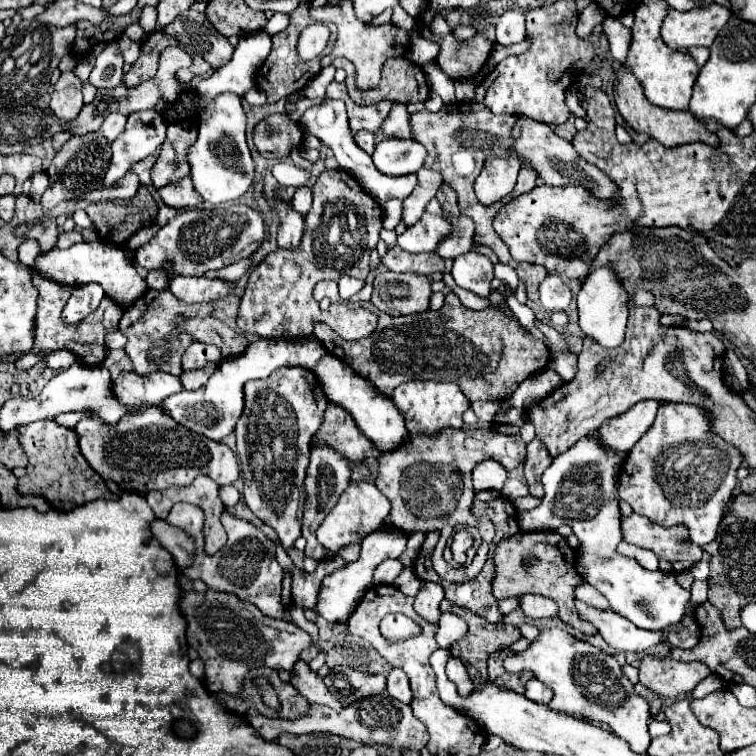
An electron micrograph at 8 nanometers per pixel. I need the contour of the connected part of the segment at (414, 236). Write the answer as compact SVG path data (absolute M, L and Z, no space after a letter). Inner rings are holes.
M424 212L416 224L408 226L406 232L398 236L396 244L406 252L434 252L448 232L450 224L444 218Z

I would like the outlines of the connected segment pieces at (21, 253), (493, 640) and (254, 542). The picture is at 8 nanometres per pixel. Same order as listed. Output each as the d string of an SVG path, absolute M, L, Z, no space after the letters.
M26 238L26 240L20 244L20 248L18 248L18 260L20 260L24 266L32 268L32 266L34 266L34 260L36 260L38 256L42 256L42 250L40 250L38 242Z
M460 608L460 618L466 620L468 634L456 644L452 644L450 652L452 656L460 658L466 664L470 678L474 680L476 686L482 688L488 682L488 674L486 674L488 656L496 652L500 646L510 646L516 640L520 640L520 630L512 628L510 624L508 626L490 624L484 618L464 608Z
M186 502L174 504L174 508L170 510L170 516L168 516L170 524L184 528L184 532L192 534L192 538L196 540L194 566L186 568L184 574L192 580L206 582L206 586L216 590L216 592L228 592L228 594L238 596L244 602L254 604L264 616L284 618L284 614L286 614L286 608L282 604L284 572L282 572L280 564L276 562L274 542L262 530L258 530L254 524L250 524L242 518L236 518L228 512L222 512L222 526L228 532L228 542L216 554L208 556L204 552L204 542L200 540L200 528L192 530L192 518L200 518L200 508L196 508L194 504L186 504Z

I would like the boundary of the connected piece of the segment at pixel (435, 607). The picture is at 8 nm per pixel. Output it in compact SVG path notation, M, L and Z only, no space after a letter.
M428 582L420 588L418 596L416 596L416 602L414 602L414 610L426 620L426 622L432 622L436 624L438 618L440 618L440 602L444 600L444 590L440 588L440 584L434 584L434 582Z

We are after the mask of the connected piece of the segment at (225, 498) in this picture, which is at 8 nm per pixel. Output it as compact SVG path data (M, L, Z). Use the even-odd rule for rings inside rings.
M222 486L222 488L220 488L220 500L224 502L226 508L236 506L236 502L240 500L240 492L238 492L238 488L236 488L236 486Z

